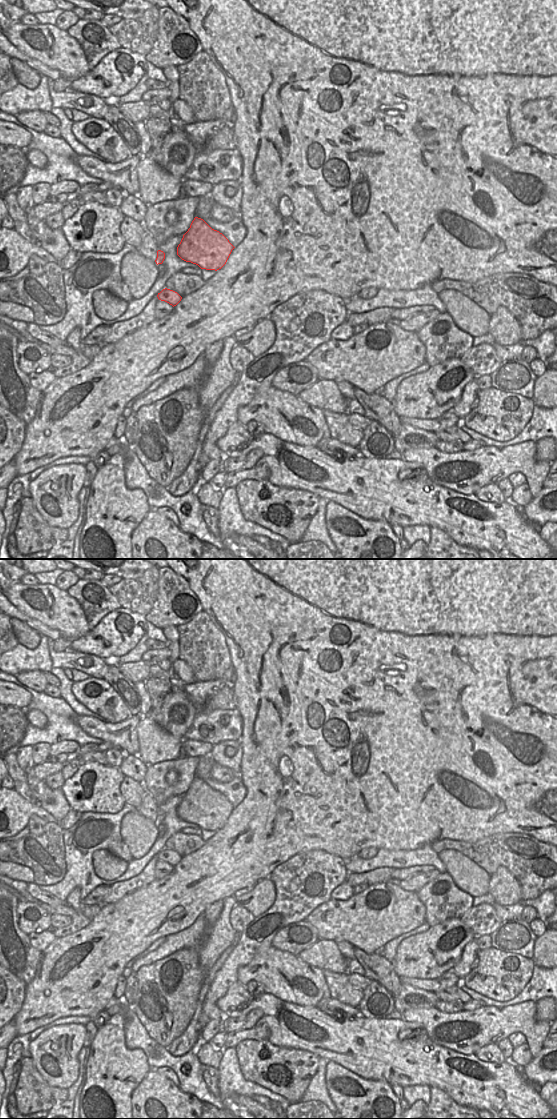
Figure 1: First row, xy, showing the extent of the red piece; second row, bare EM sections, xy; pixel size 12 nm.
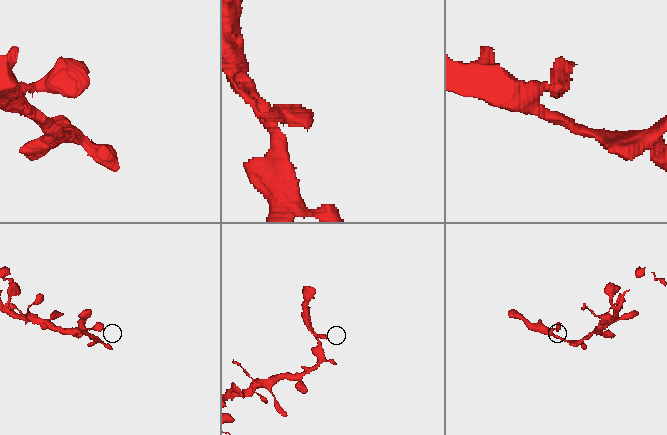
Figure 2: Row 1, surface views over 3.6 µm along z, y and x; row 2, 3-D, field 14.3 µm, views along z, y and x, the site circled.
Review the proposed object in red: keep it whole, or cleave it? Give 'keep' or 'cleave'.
keep

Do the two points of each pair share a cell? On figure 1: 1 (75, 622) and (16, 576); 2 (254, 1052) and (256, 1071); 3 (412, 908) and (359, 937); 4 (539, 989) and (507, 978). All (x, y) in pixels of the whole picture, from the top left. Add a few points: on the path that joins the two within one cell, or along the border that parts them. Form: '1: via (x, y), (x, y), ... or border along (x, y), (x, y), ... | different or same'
1: border along (20, 581), (10, 587) | different
2: via (255, 1057), (256, 1066) | same
3: via (399, 911), (385, 911), (372, 924) | same
4: border along (534, 965), (529, 981), (518, 994), (509, 1000) | different

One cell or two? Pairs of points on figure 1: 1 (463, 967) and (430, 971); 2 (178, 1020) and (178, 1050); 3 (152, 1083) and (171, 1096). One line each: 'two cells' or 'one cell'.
1: two cells
2: two cells
3: one cell

